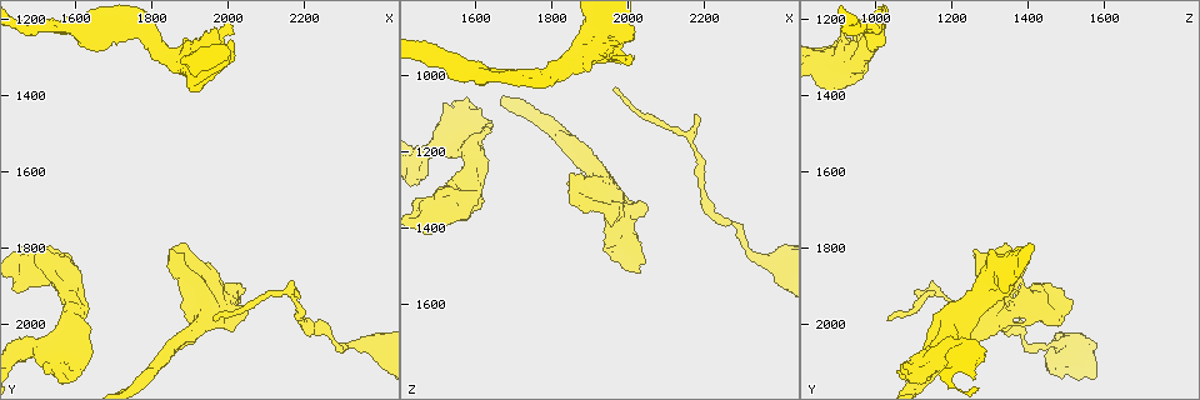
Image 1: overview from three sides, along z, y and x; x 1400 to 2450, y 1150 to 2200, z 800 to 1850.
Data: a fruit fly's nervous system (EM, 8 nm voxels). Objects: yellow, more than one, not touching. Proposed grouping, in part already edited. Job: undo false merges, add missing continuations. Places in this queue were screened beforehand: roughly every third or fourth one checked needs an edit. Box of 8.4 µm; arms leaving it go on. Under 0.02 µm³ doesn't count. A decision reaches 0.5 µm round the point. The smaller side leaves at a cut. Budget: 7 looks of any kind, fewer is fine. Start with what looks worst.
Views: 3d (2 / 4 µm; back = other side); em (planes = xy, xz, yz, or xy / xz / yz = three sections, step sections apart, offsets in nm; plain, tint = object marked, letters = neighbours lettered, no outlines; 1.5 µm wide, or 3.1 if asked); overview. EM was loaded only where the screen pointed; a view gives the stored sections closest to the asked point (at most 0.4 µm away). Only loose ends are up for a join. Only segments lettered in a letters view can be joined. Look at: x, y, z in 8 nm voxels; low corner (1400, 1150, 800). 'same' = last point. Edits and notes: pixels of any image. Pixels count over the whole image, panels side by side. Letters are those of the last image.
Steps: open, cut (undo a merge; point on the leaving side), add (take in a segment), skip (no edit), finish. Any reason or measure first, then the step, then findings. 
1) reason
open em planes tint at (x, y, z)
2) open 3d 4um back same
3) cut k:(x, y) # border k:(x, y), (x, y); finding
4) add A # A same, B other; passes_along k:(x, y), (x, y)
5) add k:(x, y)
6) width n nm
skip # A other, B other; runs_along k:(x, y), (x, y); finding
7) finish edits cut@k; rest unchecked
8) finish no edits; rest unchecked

an open end
open em planes letters at (1945, 1855, 1385)

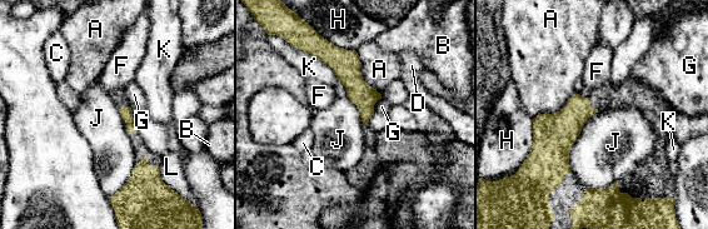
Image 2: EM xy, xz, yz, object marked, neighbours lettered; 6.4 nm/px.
skip # A other, B other, C other, D other, F other, G other, H other, J other, K other, L other; none of them fits

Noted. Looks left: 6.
tapers out
open em xz step 4 letters at (1965, 1985, 1030)

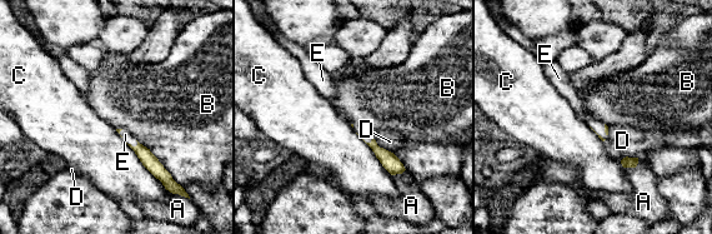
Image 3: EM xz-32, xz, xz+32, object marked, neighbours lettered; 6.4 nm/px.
add E # A other, B other, C other, D other, E same; passes_along 3:(390, 162), (362, 139), (366, 134); it goes on there

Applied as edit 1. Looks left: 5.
redraw
open overview

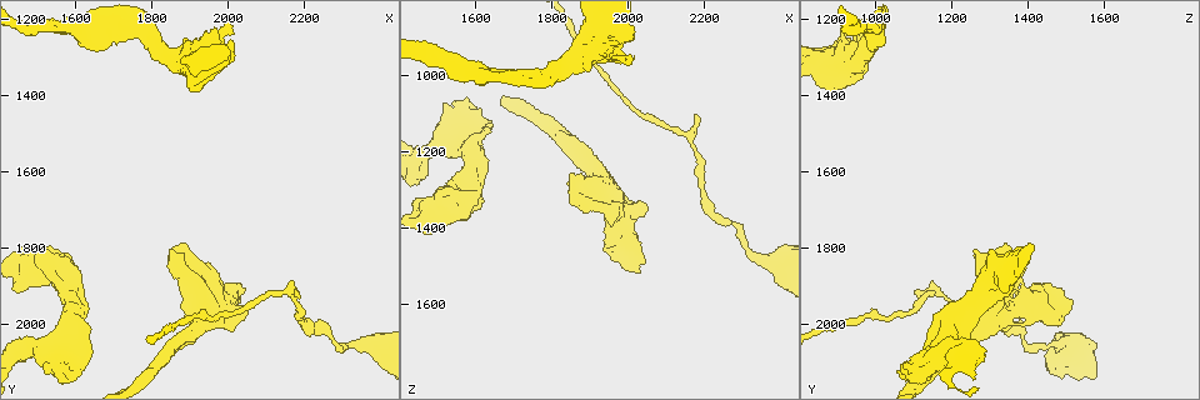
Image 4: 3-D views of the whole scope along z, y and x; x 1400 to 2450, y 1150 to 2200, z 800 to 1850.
stops while still wide
open 3d 4um at (1585, 2135, 1065)

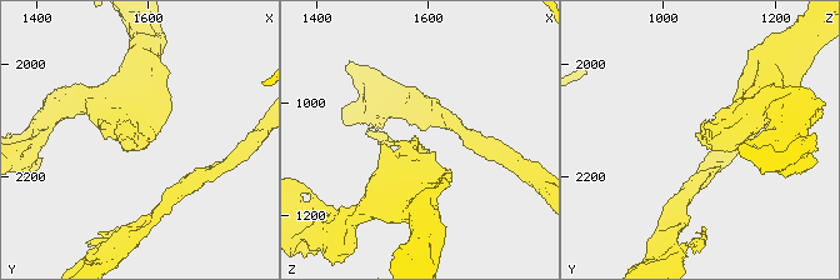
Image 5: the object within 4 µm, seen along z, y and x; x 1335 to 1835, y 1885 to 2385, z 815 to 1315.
now the EM
open em 3.1um planes plain at (1580, 2140, 1060)

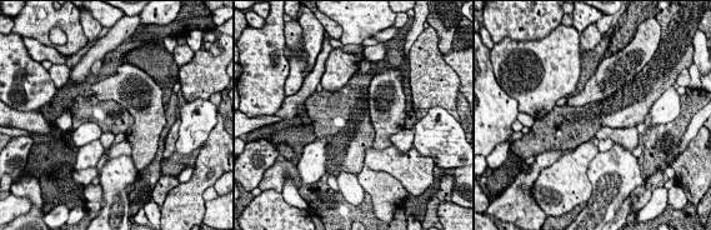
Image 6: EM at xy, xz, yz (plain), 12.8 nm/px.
open em 3.1um planes letters same

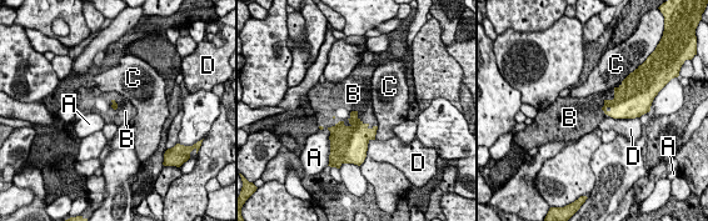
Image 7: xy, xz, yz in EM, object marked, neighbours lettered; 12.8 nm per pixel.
add B # A other, B same, C other, D other; passes_along 7:(354, 139), (362, 121), (362, 103); it goes on there

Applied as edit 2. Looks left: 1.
finish edits add@3, add@7; rest unchecked

